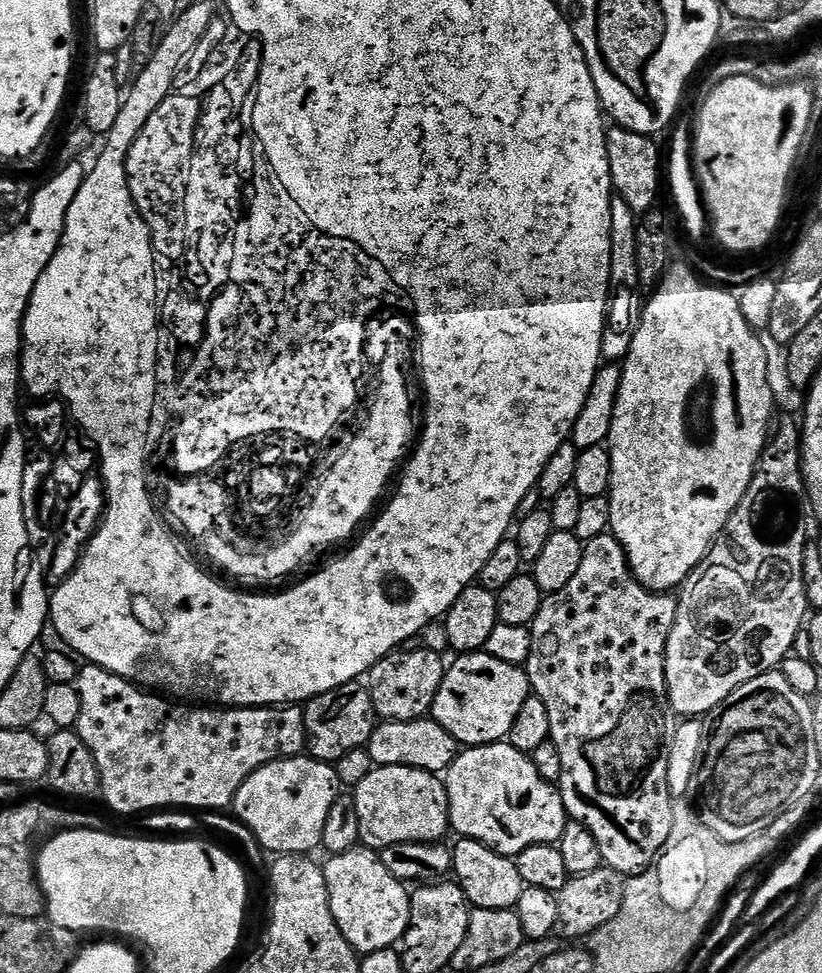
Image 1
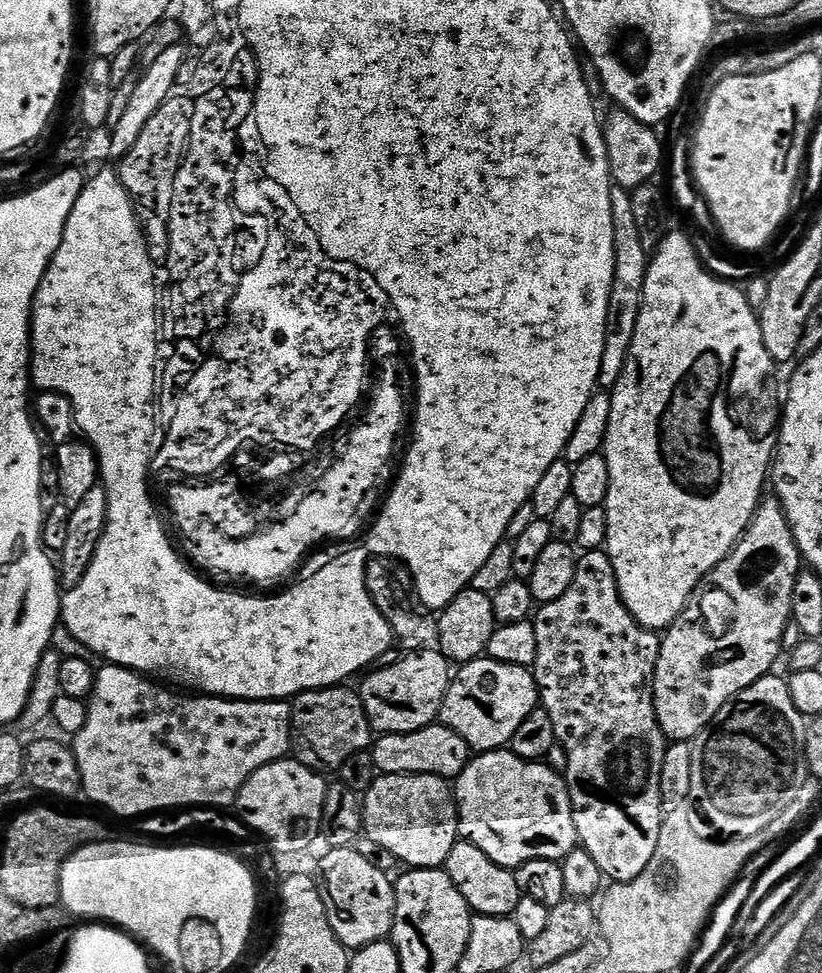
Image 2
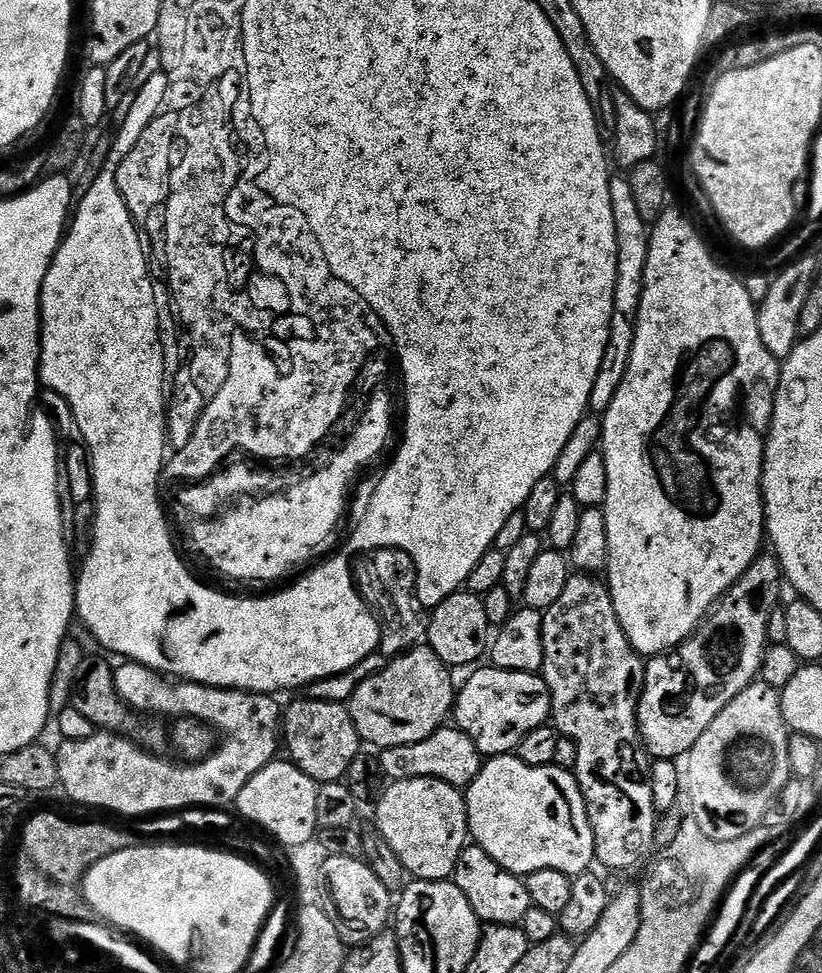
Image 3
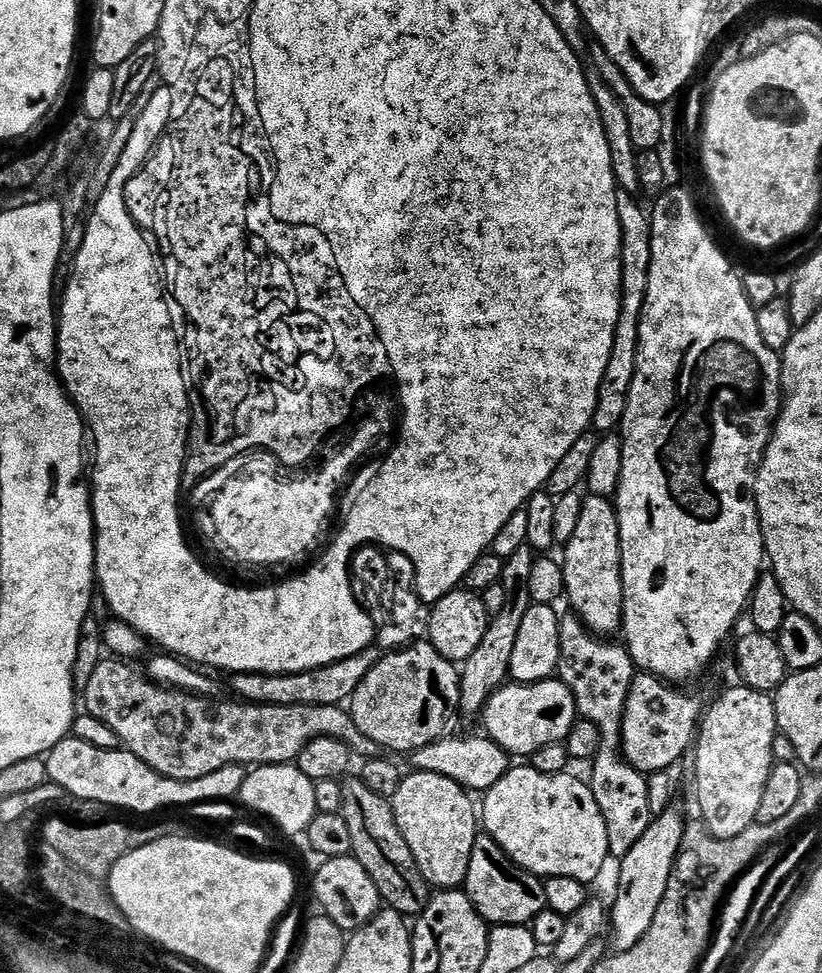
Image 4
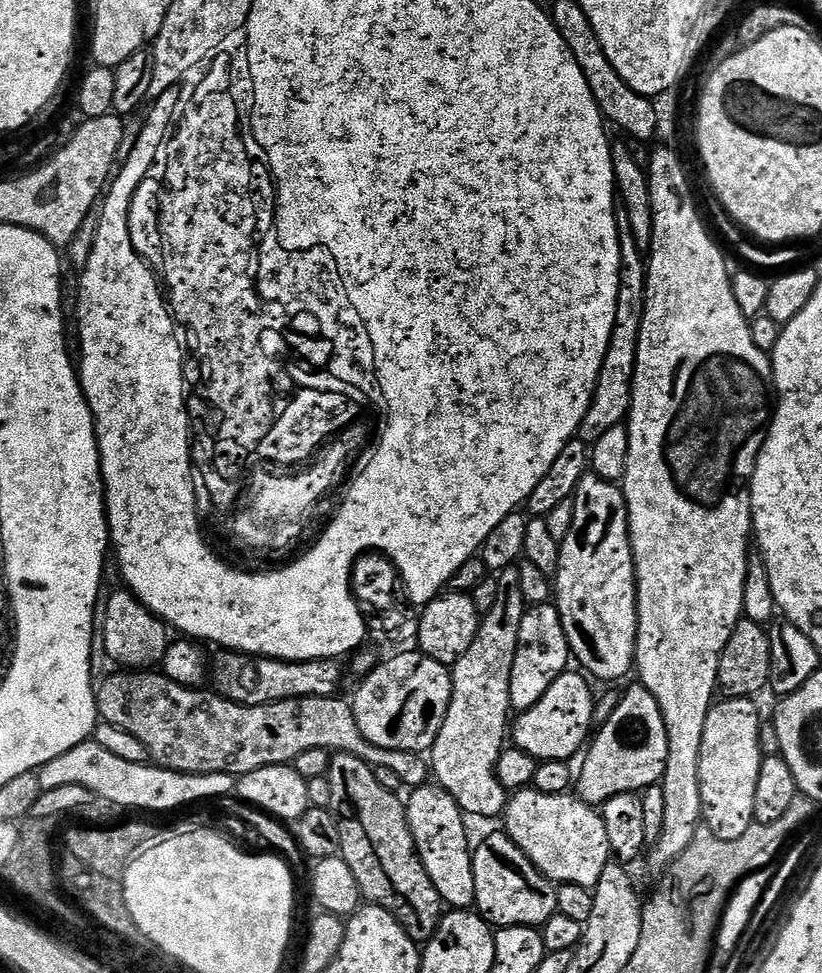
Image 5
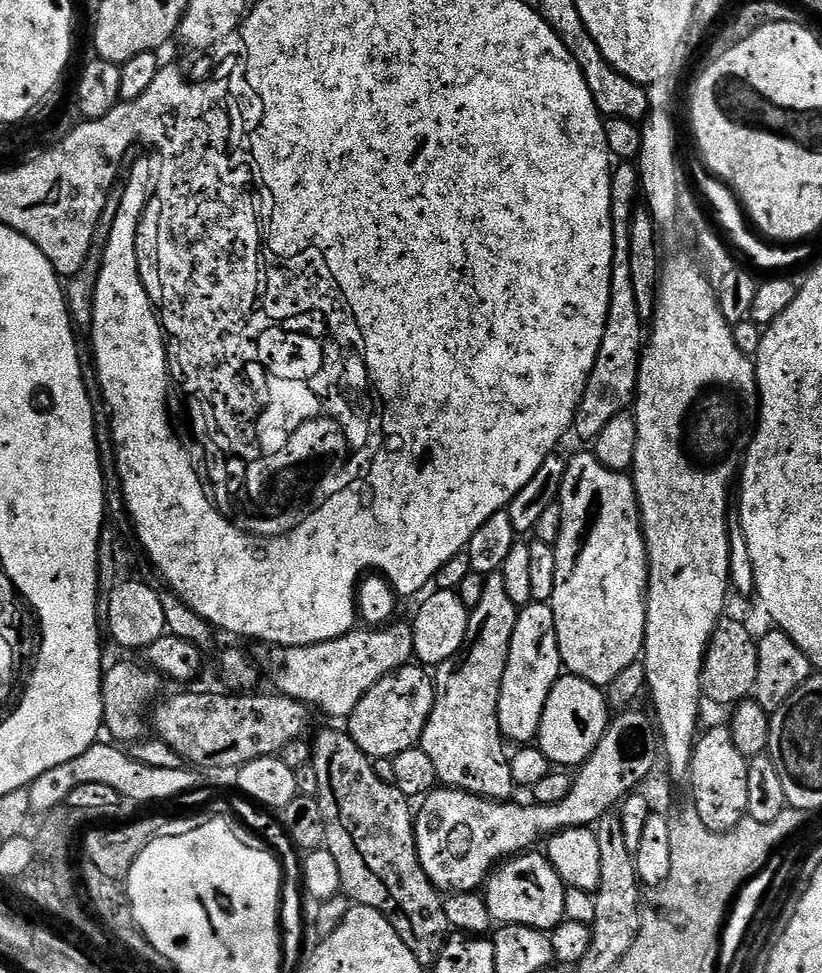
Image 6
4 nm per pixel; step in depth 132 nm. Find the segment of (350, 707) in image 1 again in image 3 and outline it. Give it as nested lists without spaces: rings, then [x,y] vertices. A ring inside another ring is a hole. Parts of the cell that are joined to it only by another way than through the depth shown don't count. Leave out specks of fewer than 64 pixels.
[[[307,698],[296,700],[292,705],[285,707],[282,712],[282,744],[288,748],[287,759],[302,774],[306,774],[317,785],[334,784],[343,781],[350,770],[350,762],[362,751],[362,741],[358,730],[354,726],[354,718],[350,718],[347,703],[338,701],[316,701]]]

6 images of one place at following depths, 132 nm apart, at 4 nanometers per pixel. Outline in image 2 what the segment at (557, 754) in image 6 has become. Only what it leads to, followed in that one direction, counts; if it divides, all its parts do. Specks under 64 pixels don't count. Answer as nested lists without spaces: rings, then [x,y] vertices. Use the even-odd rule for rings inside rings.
[[[481,658],[459,665],[440,707],[439,719],[457,732],[477,753],[495,752],[511,745],[514,734],[538,707],[535,675],[529,669]]]

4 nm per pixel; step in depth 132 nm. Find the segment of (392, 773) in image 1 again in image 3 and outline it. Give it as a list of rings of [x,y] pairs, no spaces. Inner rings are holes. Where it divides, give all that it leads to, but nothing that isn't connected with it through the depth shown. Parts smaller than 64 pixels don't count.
[[[418,778],[389,783],[375,801],[376,828],[394,850],[405,873],[418,880],[447,880],[455,873],[462,850],[469,843],[468,801],[461,789],[441,780]]]

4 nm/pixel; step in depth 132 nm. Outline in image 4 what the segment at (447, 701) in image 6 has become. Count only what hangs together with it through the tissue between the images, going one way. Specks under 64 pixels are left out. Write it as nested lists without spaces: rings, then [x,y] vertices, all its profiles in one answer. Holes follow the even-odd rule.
[[[525,546],[514,550],[514,554],[504,560],[502,583],[506,590],[506,606],[502,606],[502,614],[491,617],[486,638],[482,638],[482,646],[478,646],[478,650],[462,665],[459,711],[483,713],[488,699],[504,687],[509,679],[510,654],[514,654],[514,641],[518,639],[518,629],[522,627],[522,618],[526,618],[526,610],[533,604],[530,598],[530,566],[534,566],[536,559],[532,549]]]

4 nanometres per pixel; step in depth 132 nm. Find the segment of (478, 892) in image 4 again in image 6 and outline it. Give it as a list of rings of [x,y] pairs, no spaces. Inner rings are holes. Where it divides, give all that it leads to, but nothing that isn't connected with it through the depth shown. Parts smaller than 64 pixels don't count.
[[[529,850],[503,861],[493,871],[486,881],[488,892],[483,893],[483,898],[497,925],[517,924],[551,933],[553,928],[563,924],[566,919],[565,887],[563,878],[558,874],[558,870],[554,870],[547,855],[540,850]]]

